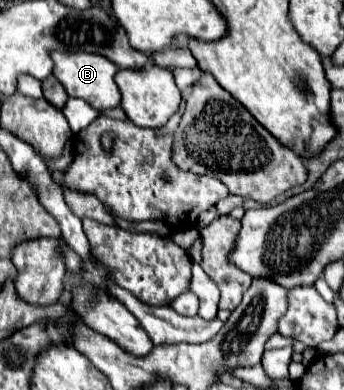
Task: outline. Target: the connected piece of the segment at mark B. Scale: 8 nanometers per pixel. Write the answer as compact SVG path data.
M52 51L50 57L54 61L52 75L62 83L62 87L66 89L66 93L70 97L84 99L90 107L94 107L98 111L118 107L120 91L114 81L114 73L118 67L112 61L108 61L108 57L98 55L98 53L68 53L68 51L64 51L64 53Z

